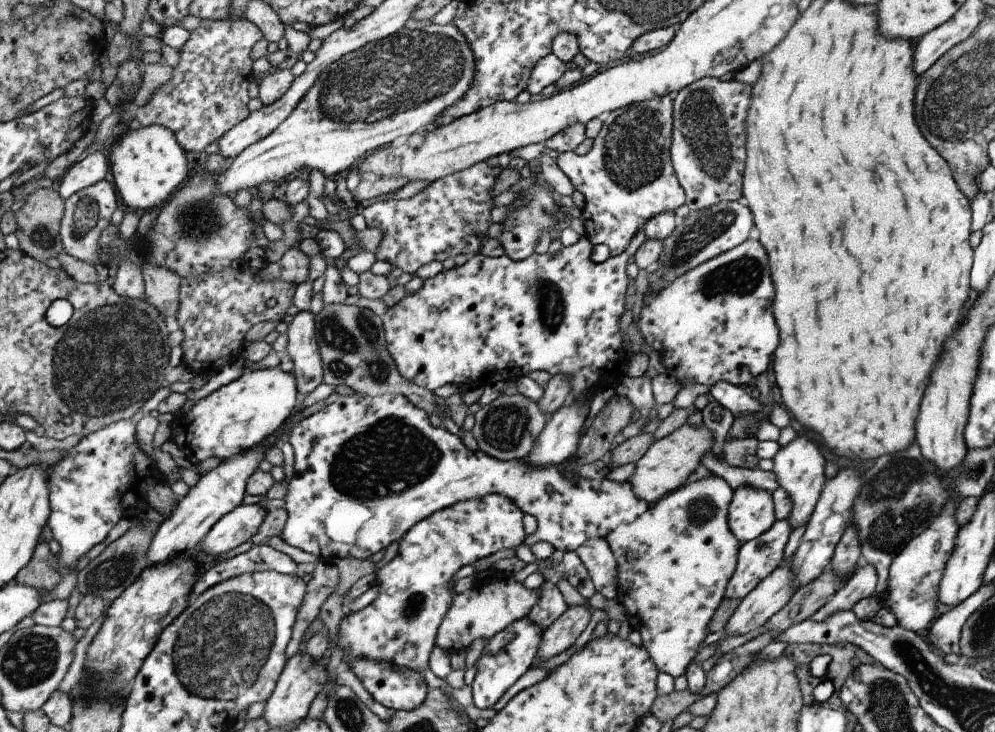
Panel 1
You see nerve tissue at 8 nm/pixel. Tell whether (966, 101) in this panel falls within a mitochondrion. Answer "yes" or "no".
yes

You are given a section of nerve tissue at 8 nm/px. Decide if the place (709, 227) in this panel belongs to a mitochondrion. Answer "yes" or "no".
yes

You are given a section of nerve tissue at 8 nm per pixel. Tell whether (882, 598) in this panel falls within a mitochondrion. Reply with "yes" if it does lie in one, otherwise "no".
no

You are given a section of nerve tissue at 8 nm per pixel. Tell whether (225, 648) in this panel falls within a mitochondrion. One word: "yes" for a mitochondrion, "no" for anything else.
yes

